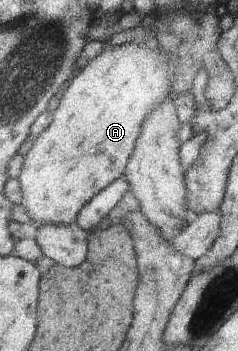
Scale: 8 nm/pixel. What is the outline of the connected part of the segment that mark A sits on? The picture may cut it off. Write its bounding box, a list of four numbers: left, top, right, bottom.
[17,41,173,224]

